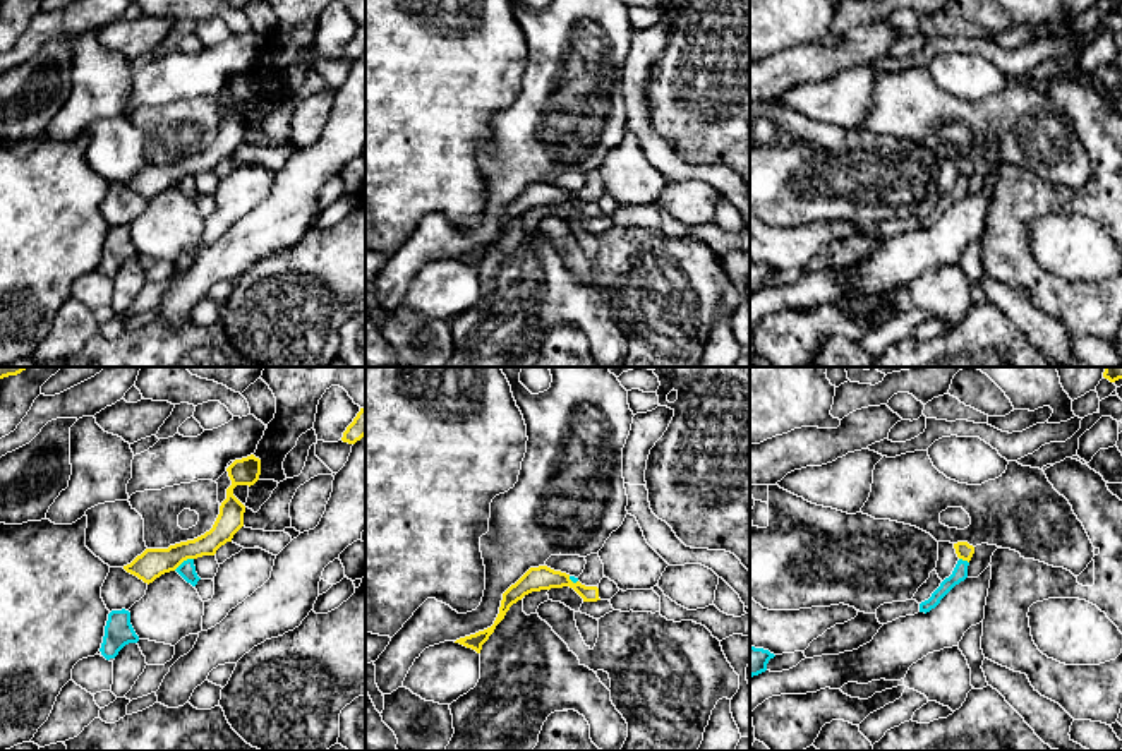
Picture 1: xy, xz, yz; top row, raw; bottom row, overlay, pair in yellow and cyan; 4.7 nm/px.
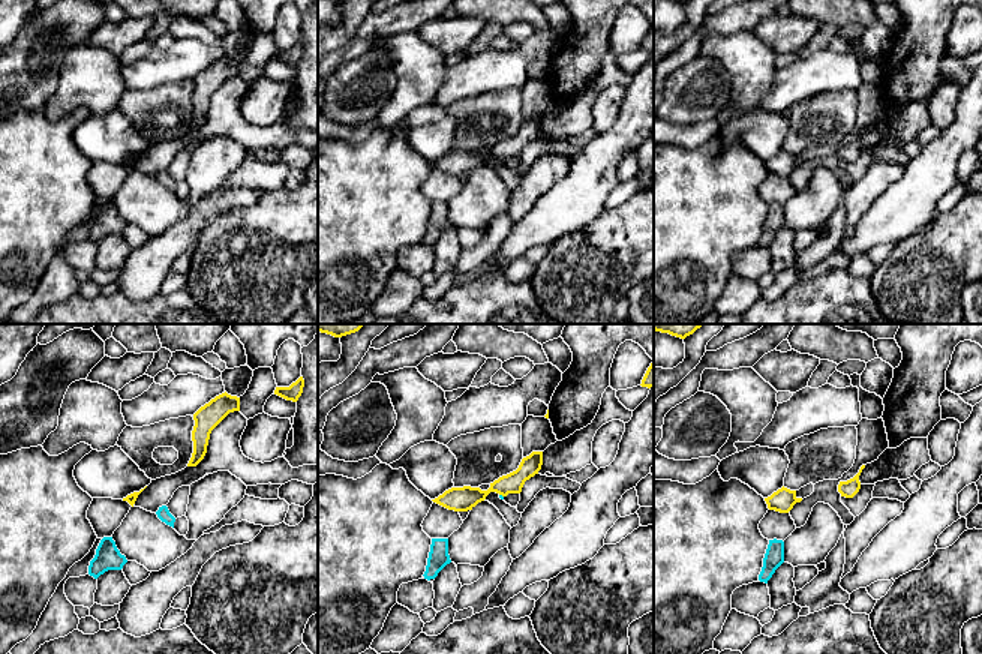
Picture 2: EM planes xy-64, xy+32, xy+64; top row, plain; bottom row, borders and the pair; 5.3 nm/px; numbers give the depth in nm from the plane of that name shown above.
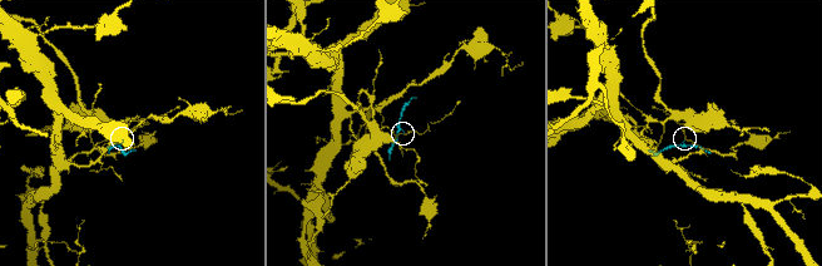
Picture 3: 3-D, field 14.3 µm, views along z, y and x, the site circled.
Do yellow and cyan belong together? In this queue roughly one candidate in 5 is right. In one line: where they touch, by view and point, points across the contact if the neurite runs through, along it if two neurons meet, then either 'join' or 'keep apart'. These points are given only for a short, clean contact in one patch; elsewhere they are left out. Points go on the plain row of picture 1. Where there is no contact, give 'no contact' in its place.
contact xy (182, 177); border xy (193, 174), (187, 174), (174, 186); keep apart

